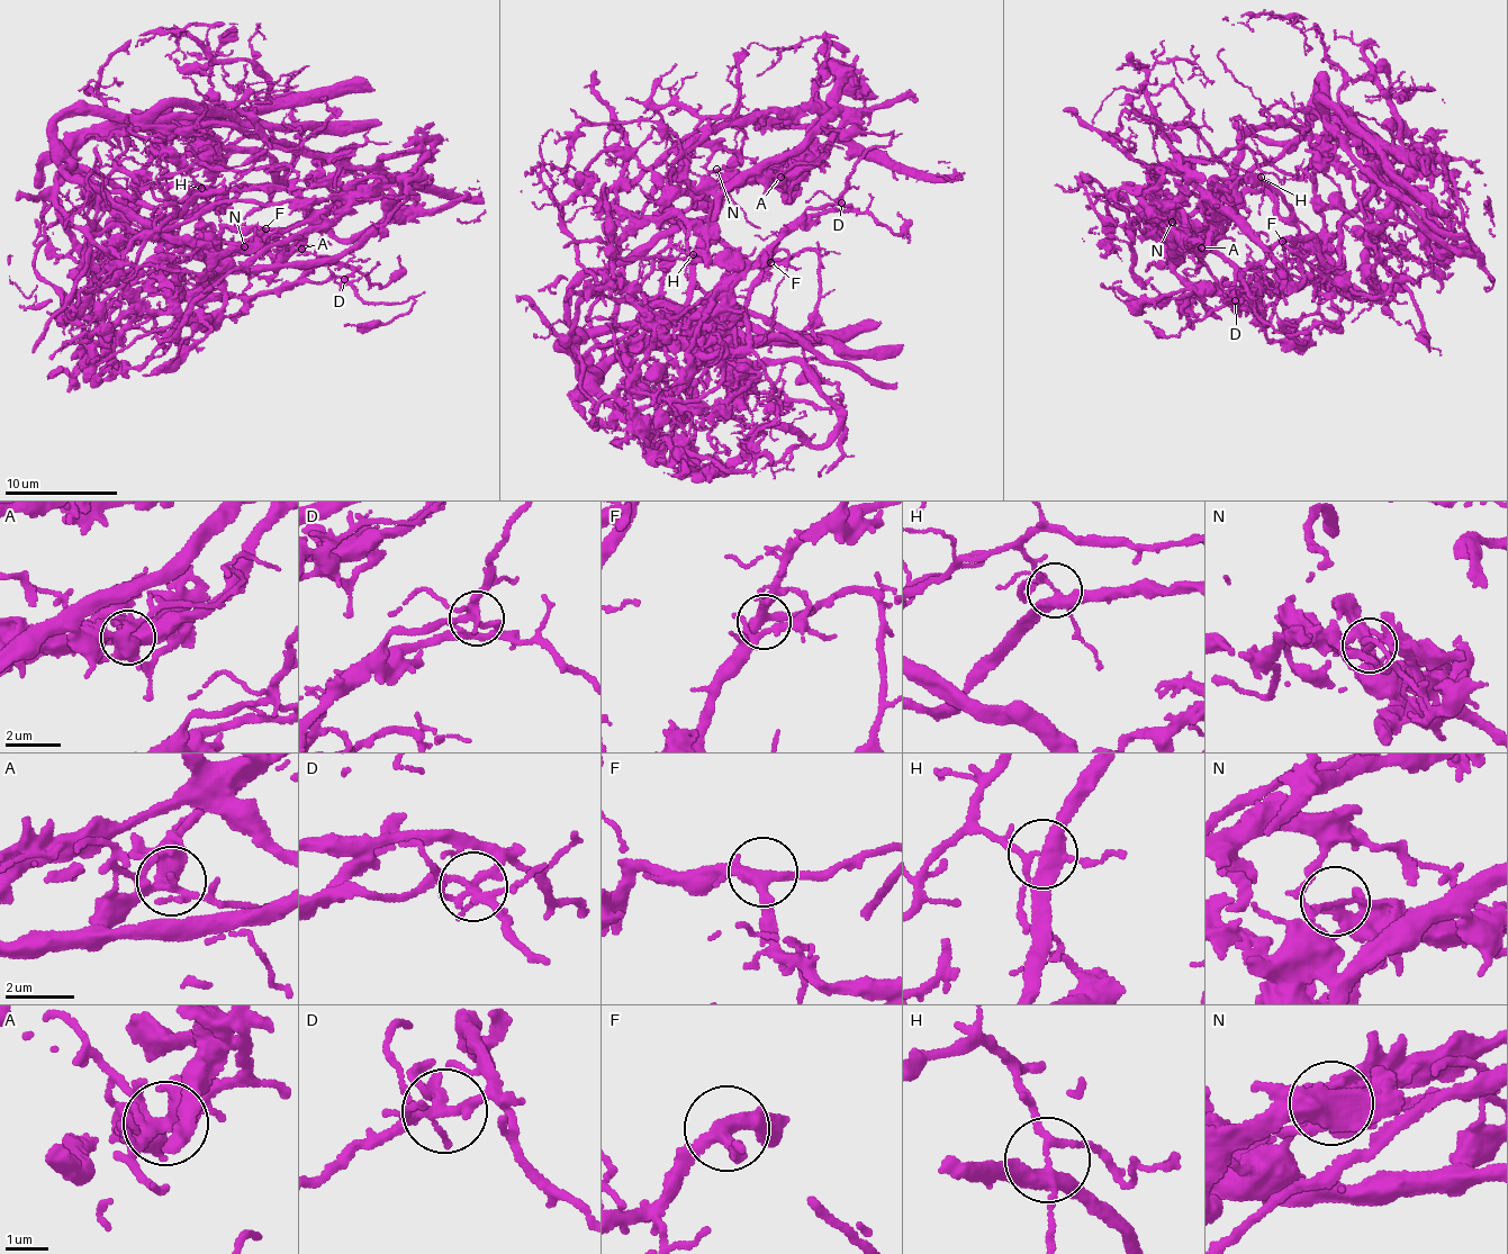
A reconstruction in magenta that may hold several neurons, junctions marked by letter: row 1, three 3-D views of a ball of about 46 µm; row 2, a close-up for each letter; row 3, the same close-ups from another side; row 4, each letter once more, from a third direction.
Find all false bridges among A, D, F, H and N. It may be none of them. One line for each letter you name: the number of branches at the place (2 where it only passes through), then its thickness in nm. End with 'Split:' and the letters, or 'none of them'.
H: 5 branches meet; 360 nm thick
N: 4 branches meet; 110 nm thick
Split: H, N

